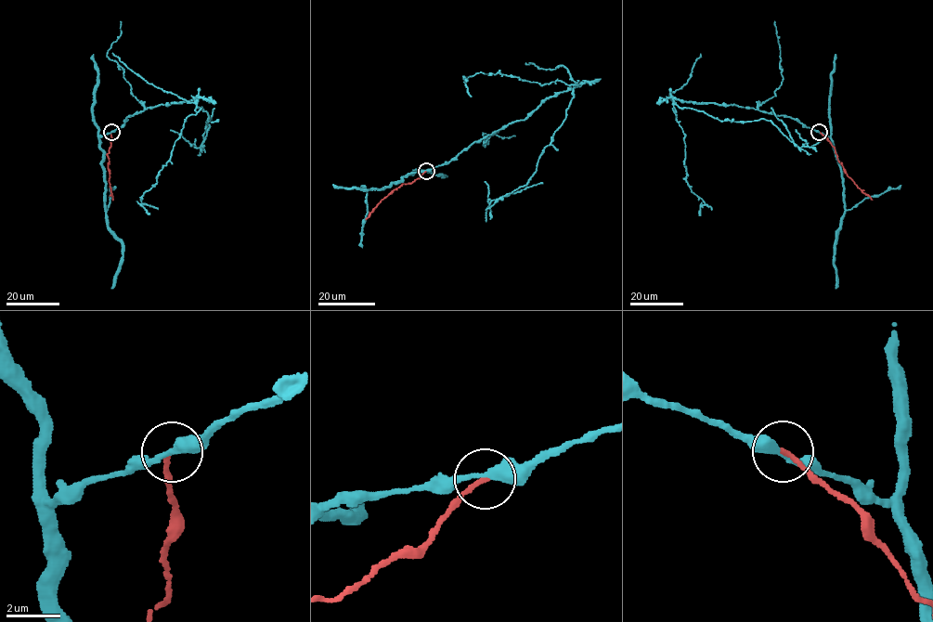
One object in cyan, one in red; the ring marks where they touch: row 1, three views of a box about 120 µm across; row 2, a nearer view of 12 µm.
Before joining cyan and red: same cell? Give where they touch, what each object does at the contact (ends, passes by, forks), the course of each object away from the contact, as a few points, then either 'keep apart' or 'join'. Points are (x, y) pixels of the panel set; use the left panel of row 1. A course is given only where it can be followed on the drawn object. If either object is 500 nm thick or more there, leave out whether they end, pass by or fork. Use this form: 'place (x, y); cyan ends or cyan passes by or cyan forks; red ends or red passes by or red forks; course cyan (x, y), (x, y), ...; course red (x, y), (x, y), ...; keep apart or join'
place (111, 132); cyan passes by; red ends; course cyan (111, 132), (148, 107), (198, 99), (197, 106), (210, 121), (199, 148), (170, 130); course red (111, 132), (107, 154), (112, 200); keep apart

